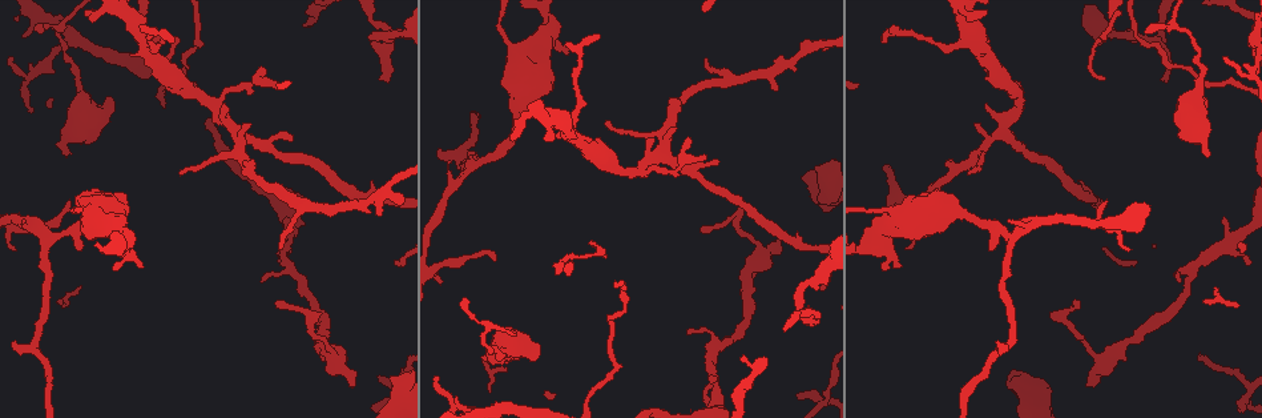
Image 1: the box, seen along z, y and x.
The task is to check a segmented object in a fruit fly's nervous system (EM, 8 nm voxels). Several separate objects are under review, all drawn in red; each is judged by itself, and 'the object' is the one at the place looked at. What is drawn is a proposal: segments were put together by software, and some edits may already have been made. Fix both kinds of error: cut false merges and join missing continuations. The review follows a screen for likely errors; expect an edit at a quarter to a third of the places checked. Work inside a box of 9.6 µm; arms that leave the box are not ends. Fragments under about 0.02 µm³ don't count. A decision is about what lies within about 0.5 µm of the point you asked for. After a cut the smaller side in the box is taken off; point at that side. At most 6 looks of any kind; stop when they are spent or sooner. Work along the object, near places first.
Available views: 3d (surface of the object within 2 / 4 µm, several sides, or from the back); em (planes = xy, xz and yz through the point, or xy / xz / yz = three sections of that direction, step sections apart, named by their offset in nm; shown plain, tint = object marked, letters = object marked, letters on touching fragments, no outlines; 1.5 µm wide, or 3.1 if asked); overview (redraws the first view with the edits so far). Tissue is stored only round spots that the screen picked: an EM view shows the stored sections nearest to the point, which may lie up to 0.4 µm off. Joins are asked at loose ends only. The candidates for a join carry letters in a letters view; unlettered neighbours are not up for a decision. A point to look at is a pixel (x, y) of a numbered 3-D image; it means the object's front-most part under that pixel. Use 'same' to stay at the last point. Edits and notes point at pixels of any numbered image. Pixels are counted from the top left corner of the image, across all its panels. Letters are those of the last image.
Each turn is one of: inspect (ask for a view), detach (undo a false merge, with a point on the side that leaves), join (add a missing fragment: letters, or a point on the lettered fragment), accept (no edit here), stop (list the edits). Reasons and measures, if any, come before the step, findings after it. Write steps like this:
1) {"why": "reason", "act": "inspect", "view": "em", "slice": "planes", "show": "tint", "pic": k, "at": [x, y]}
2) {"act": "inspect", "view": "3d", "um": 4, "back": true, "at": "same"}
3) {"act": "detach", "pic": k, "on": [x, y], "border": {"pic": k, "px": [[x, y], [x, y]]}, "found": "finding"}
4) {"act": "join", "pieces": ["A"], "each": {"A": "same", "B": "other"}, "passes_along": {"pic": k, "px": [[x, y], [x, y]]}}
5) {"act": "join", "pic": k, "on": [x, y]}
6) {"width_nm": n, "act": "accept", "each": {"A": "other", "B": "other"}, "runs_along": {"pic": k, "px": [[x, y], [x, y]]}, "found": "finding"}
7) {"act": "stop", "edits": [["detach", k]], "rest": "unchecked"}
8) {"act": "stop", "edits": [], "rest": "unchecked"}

{"why": "branch point", "act": "inspect", "view": "em", "slice": "planes", "show": "tint", "pic": 1, "at": [1163, 43]}

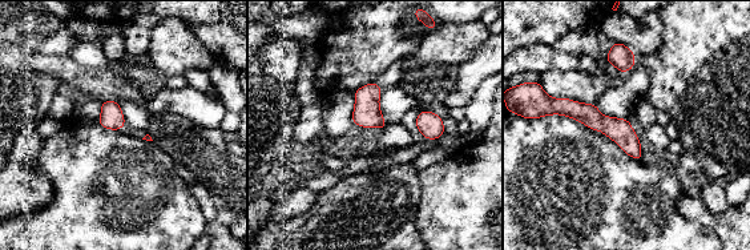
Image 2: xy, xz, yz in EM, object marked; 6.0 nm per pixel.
{"why": "see the neighbours", "act": "inspect", "view": "em", "slice": "planes", "show": "letters", "at": "same"}

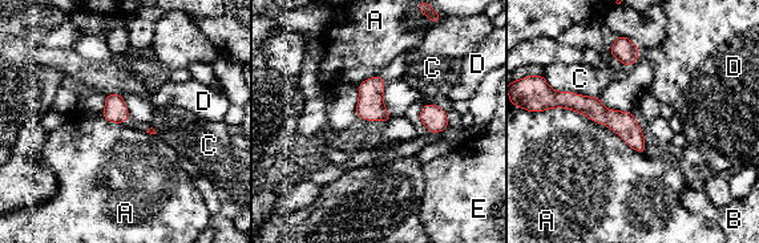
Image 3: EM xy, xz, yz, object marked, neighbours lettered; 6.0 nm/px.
{"act": "accept", "each": {"A": "other", "B": "other", "C": "other", "D": "other", "E": "other"}, "runs_along": {"pic": 3, "px": [[557, 101], [592, 106], [642, 149]]}, "found": "continuous, no second neuron"}

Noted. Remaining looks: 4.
{"why": "branch stops here", "act": "inspect", "view": "em", "slice": "planes", "show": "tint", "pic": 1, "at": [1085, 386]}

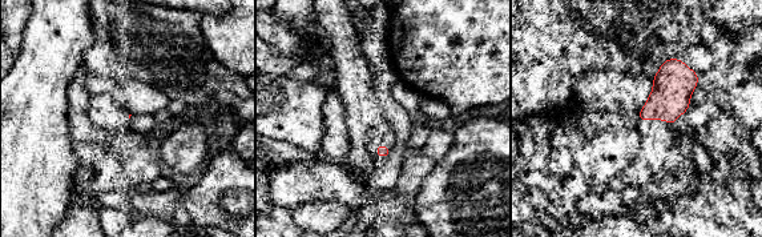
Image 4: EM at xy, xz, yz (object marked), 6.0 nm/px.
{"act": "inspect", "view": "em", "slice": "planes", "show": "letters", "at": "same"}

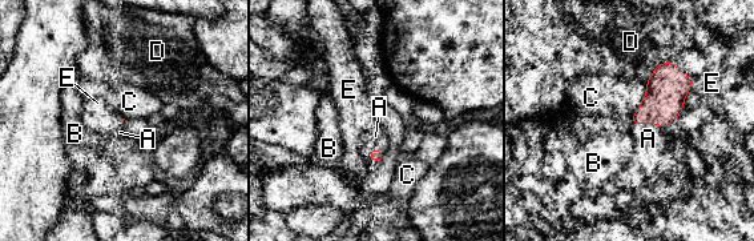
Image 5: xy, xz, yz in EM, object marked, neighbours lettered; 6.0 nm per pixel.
{"act": "join", "pieces": ["A"], "each": {"A": "same", "B": "other", "C": "other", "D": "other", "E": "other"}, "found": "it goes on there"}

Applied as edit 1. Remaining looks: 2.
{"act": "stop", "edits": [["join", 5]], "rest": "unchecked"}

